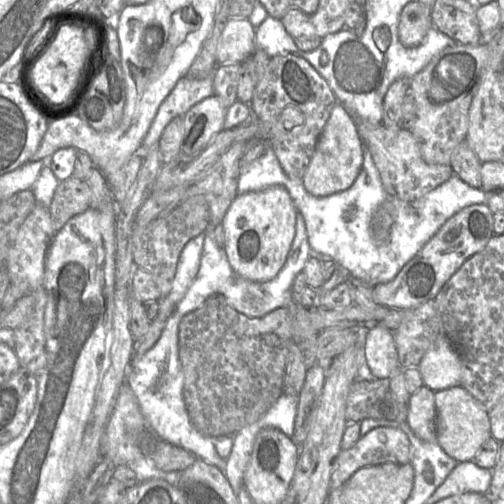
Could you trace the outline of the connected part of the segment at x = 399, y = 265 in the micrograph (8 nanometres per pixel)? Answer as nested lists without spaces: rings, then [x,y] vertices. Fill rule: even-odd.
[[[260,139],[264,141],[266,151],[241,171],[238,195],[276,185],[285,187],[297,211],[304,217],[312,251],[330,256],[337,267],[346,272],[345,280],[354,278],[371,287],[390,282],[449,218],[467,206],[487,204],[488,201],[488,193],[481,188],[471,187],[457,174],[414,201],[407,202],[391,196],[386,192],[379,171],[365,146],[363,164],[352,186],[329,196],[316,197],[305,189],[303,180],[293,180],[286,175],[270,143]],[[381,206],[390,211],[394,222],[387,239],[378,243],[370,231],[370,220]]]

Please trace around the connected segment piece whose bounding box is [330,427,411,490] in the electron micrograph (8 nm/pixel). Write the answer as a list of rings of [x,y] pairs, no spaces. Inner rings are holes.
[[[376,427],[347,450],[341,450],[330,477],[330,490],[343,485],[362,467],[387,462],[411,464],[411,445],[399,428]]]

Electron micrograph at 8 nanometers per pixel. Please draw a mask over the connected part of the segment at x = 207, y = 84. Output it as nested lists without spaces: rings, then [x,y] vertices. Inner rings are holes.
[[[213,73],[202,79],[196,79],[189,76],[181,78],[170,94],[160,105],[157,114],[145,136],[141,148],[134,154],[144,158],[145,150],[158,144],[166,126],[176,117],[183,117],[193,106],[204,99],[214,95]]]

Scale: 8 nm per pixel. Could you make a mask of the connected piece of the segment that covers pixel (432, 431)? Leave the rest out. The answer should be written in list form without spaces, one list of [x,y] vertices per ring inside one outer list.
[[[423,385],[410,394],[406,423],[412,432],[426,442],[437,441],[434,391]]]

